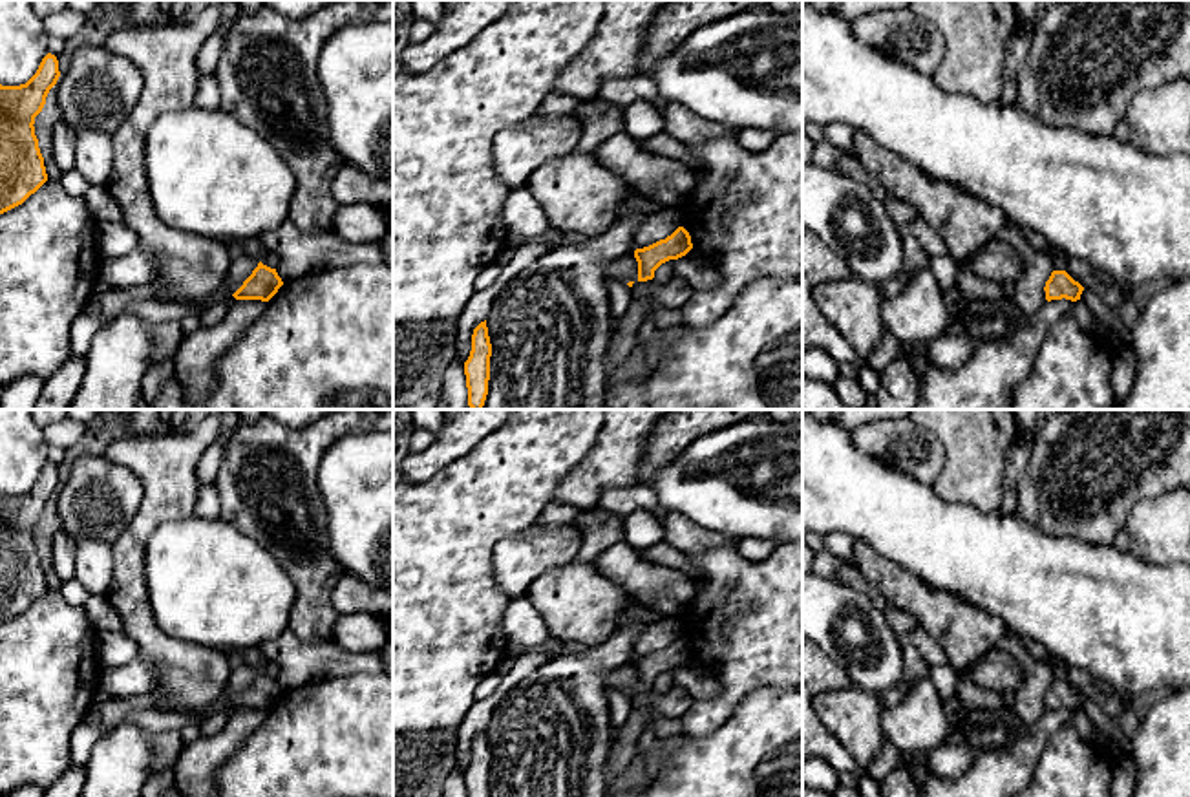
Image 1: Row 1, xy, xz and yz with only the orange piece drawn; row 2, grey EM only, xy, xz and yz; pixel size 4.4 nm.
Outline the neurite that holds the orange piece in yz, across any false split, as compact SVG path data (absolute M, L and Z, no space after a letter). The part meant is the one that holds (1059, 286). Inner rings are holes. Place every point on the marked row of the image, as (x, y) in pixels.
M1053 271L1049 280L1046 282L1046 300L1080 300L1084 287L1075 282L1066 271Z

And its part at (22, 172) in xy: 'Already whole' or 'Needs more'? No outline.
Already whole

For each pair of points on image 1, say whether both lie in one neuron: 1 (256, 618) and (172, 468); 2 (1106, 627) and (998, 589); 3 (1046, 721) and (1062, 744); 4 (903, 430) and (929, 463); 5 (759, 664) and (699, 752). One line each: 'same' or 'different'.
1: different
2: same
3: different
4: same
5: different

